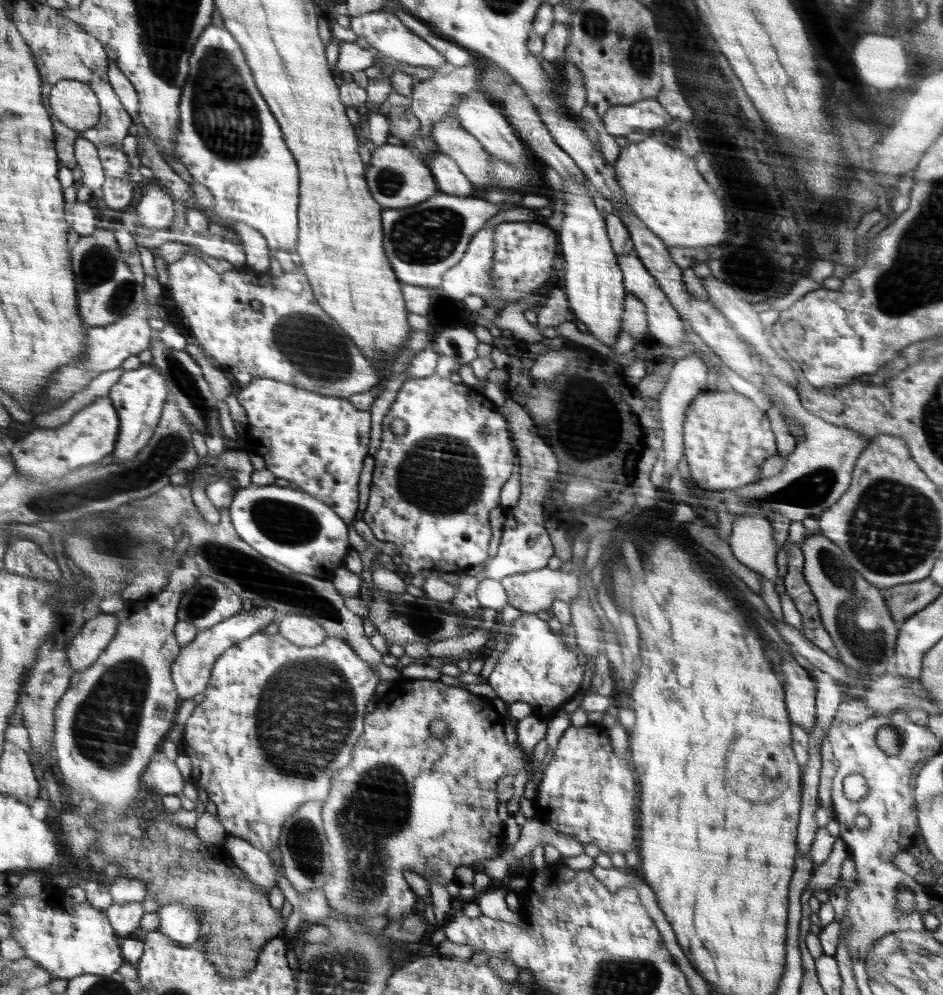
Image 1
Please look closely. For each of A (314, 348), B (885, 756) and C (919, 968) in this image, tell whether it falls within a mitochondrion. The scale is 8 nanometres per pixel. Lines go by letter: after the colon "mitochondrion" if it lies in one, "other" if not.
A: mitochondrion
B: other
C: mitochondrion

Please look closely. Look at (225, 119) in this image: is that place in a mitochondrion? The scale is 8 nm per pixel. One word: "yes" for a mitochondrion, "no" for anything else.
yes

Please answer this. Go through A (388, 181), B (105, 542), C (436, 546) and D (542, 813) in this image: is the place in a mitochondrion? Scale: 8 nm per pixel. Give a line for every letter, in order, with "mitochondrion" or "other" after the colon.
A: mitochondrion
B: mitochondrion
C: other
D: other

